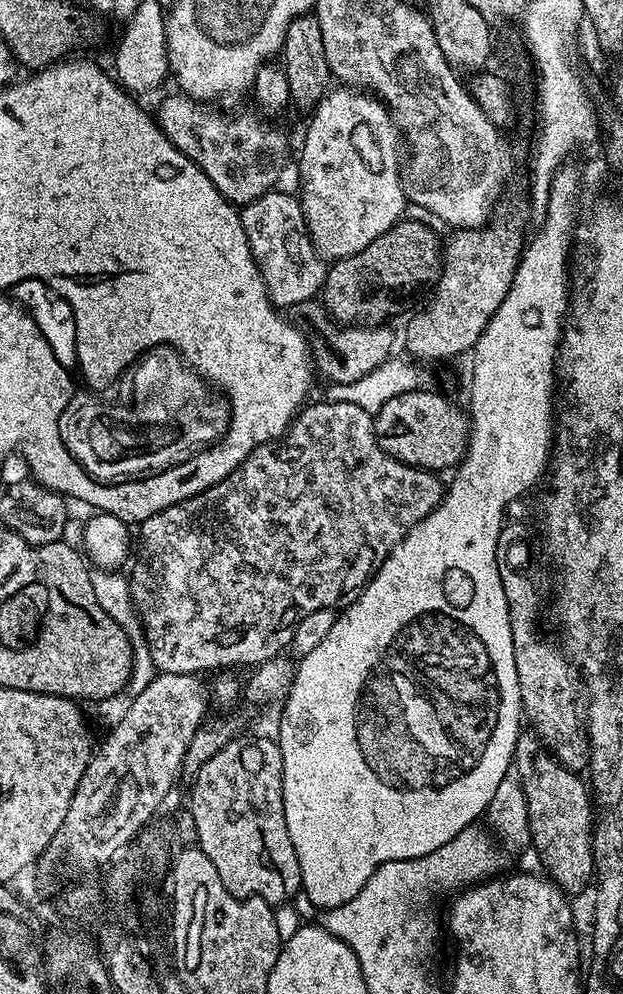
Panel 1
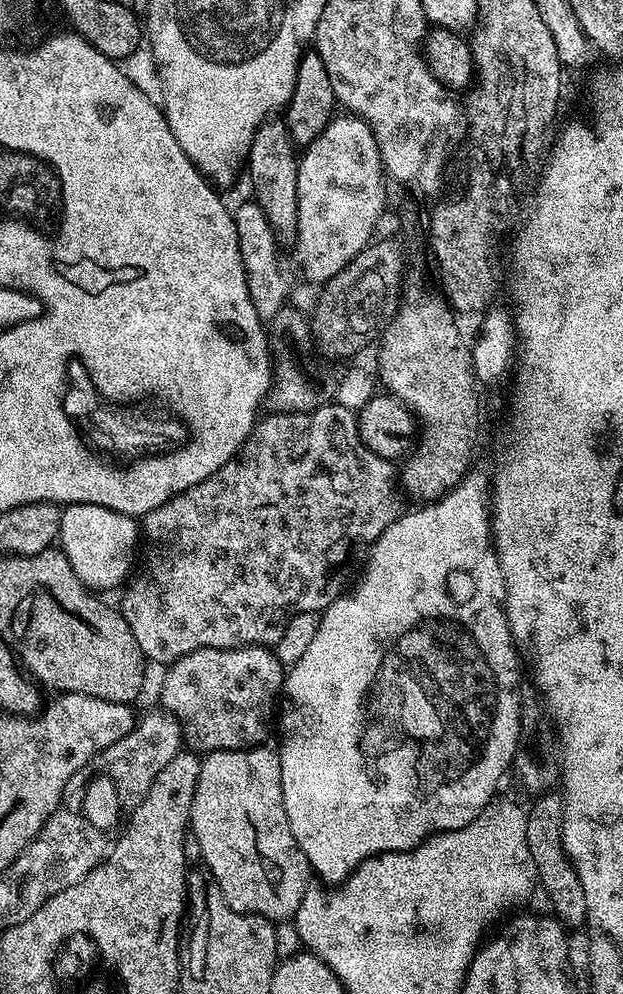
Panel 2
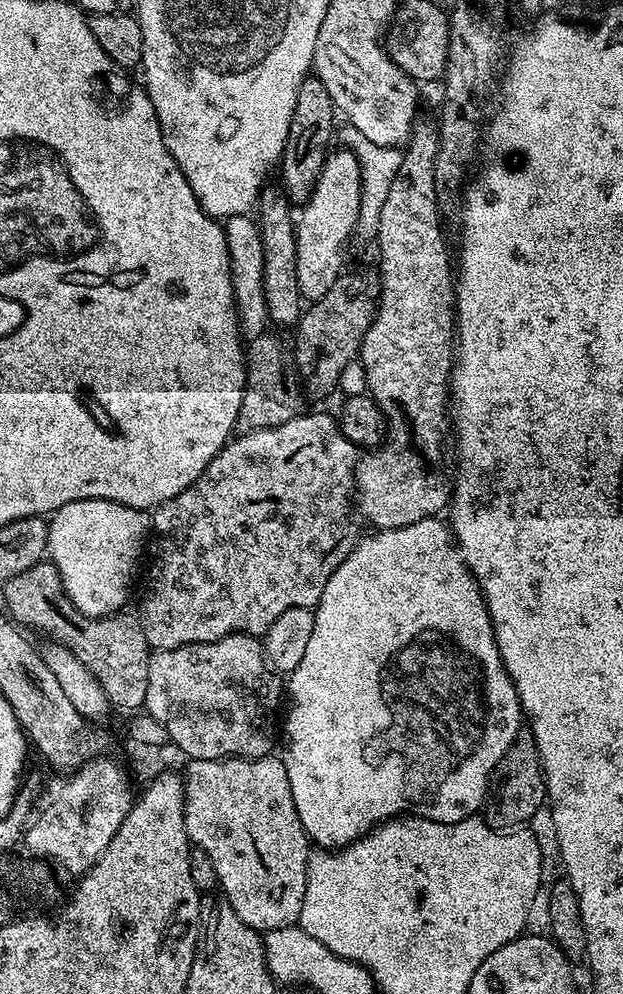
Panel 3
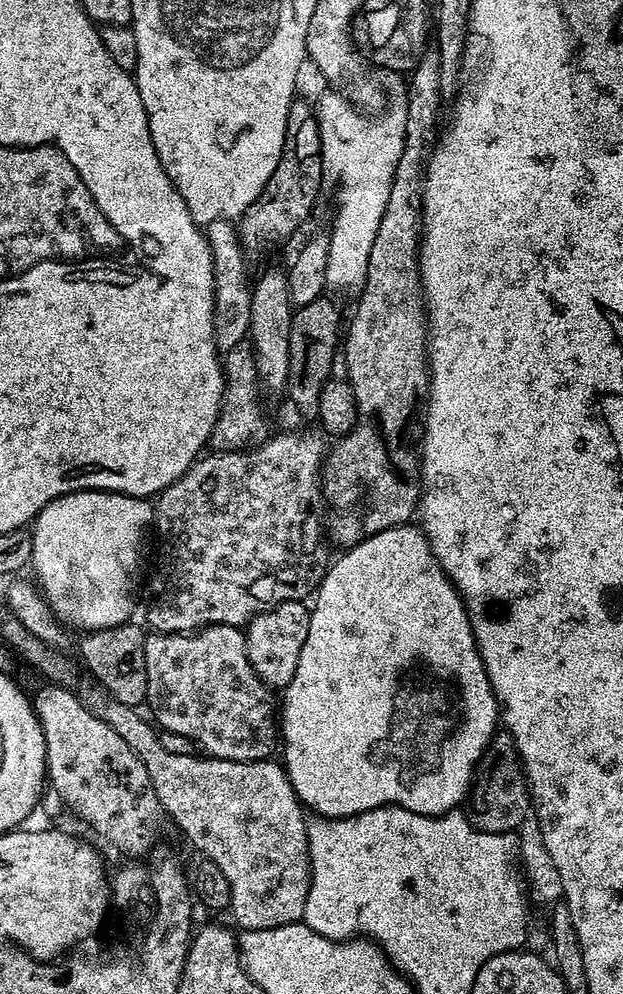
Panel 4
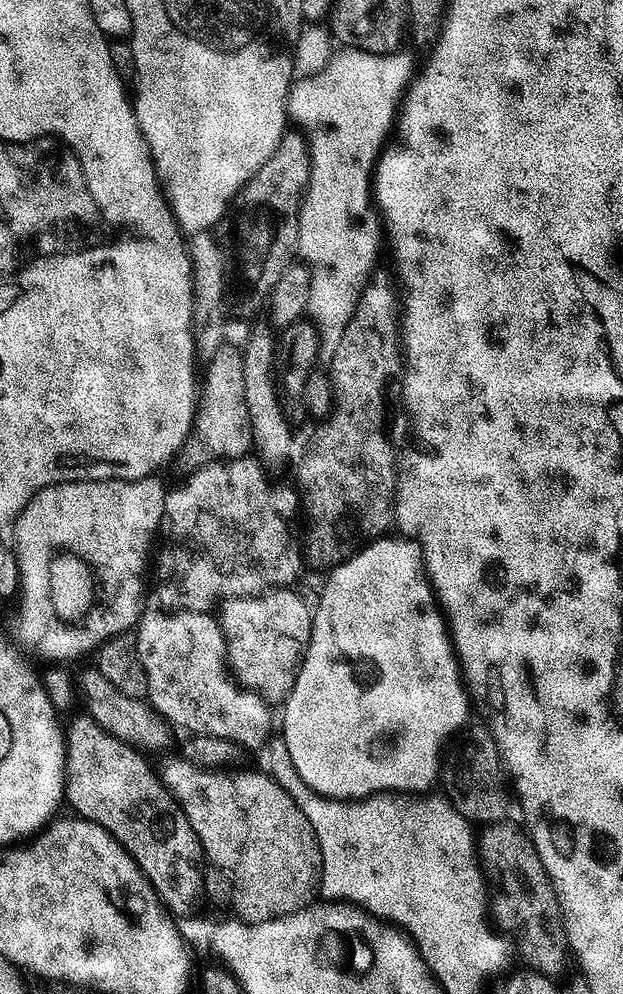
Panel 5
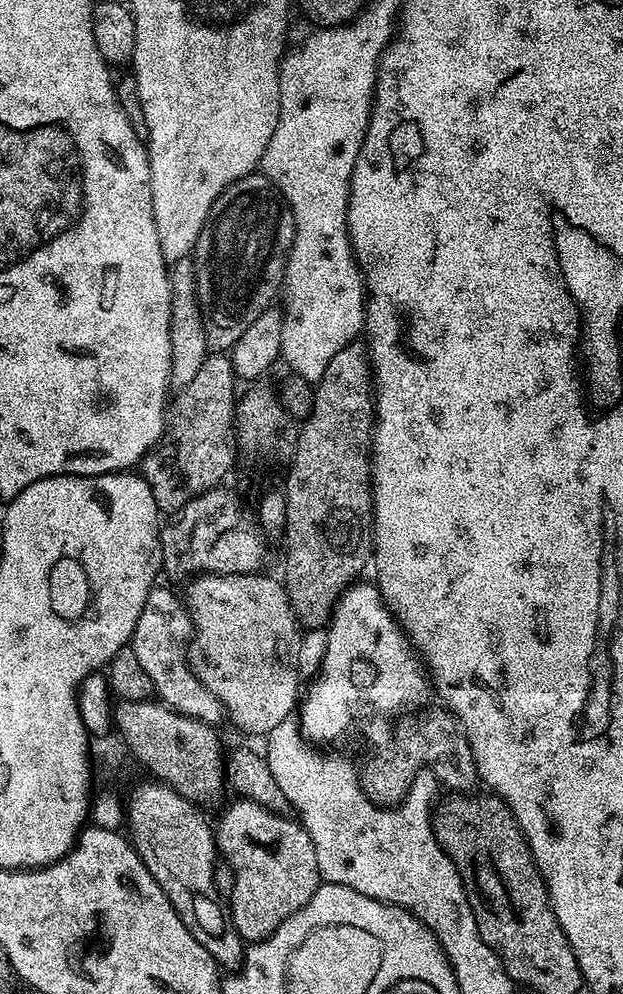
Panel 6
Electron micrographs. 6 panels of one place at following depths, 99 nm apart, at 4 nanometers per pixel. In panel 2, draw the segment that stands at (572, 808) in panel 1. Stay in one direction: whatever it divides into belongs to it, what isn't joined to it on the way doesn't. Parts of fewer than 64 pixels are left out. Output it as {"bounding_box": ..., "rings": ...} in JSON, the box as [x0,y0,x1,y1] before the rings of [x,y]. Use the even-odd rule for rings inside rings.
{"bounding_box":[526,794,589,926],"rings":[[[540,794],[535,797],[532,808],[527,809],[526,846],[530,846],[530,858],[534,858],[536,879],[539,887],[544,887],[548,900],[552,903],[551,911],[557,920],[565,926],[571,924],[583,925],[589,914],[586,910],[586,893],[582,891],[584,885],[578,878],[574,866],[564,849],[562,842],[562,828],[566,819],[564,802],[559,795]]]}

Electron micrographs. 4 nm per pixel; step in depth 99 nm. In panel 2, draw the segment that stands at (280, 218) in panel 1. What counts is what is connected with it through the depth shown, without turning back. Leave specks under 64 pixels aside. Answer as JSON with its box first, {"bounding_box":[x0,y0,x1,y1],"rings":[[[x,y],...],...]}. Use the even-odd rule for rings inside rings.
{"bounding_box":[234,202,292,322],"rings":[[[255,202],[240,204],[234,208],[234,215],[244,269],[248,274],[250,296],[261,320],[271,322],[274,314],[278,314],[278,310],[282,310],[289,303],[288,295],[292,292],[292,280],[288,277],[288,268],[280,257],[281,245],[260,204]]]}

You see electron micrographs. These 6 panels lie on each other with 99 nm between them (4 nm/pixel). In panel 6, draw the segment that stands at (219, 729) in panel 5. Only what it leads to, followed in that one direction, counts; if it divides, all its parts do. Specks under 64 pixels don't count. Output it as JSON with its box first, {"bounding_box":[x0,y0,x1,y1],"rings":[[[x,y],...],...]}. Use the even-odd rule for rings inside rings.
{"bounding_box":[130,586,226,726],"rings":[[[153,586],[148,591],[146,606],[142,606],[142,614],[138,614],[130,646],[142,670],[146,670],[150,682],[154,682],[155,695],[163,703],[184,716],[220,726],[220,723],[225,723],[226,720],[222,702],[218,702],[218,698],[210,694],[210,690],[206,690],[202,682],[198,682],[188,664],[188,641],[192,639],[192,633],[192,620],[188,617],[181,597],[177,593],[175,596],[168,588]]]}

